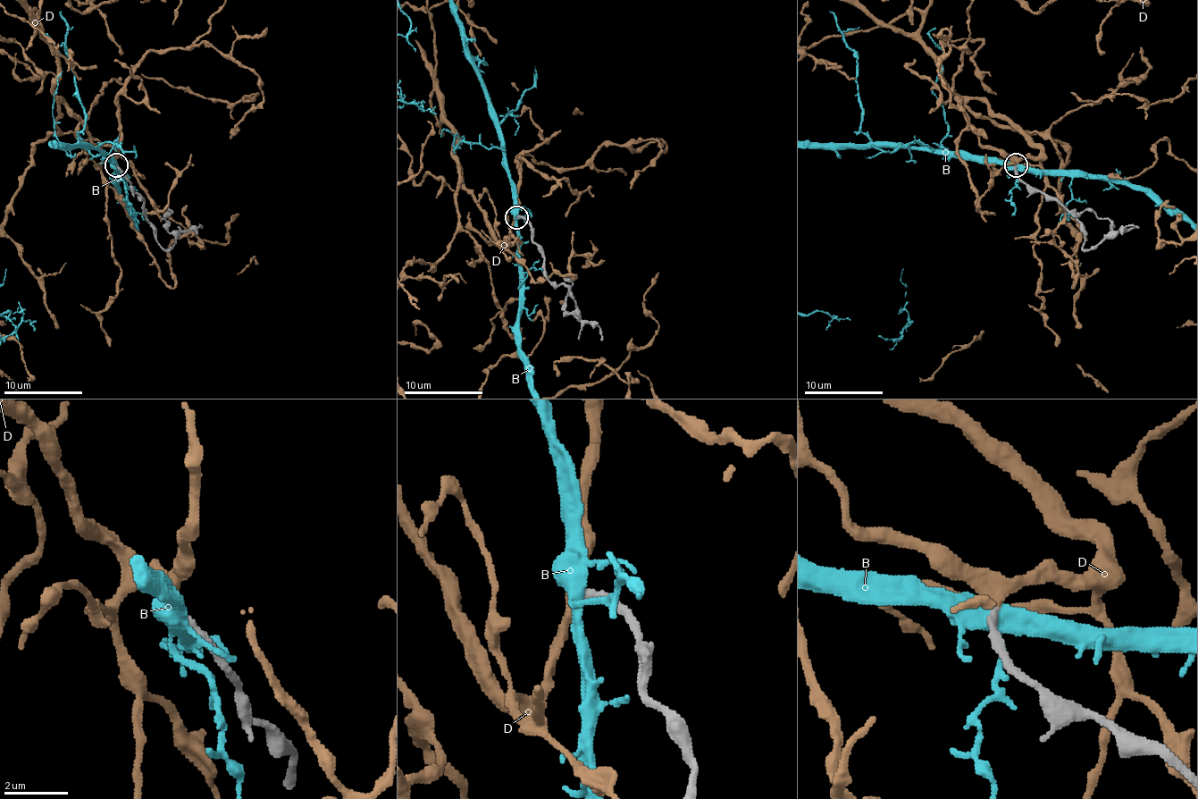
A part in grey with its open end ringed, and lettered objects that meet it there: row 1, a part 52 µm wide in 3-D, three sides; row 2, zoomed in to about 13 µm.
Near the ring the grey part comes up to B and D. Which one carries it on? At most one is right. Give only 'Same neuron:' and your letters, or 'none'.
Same neuron: D

